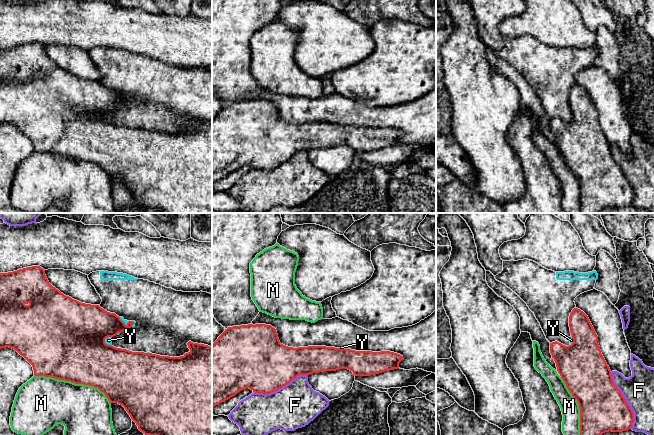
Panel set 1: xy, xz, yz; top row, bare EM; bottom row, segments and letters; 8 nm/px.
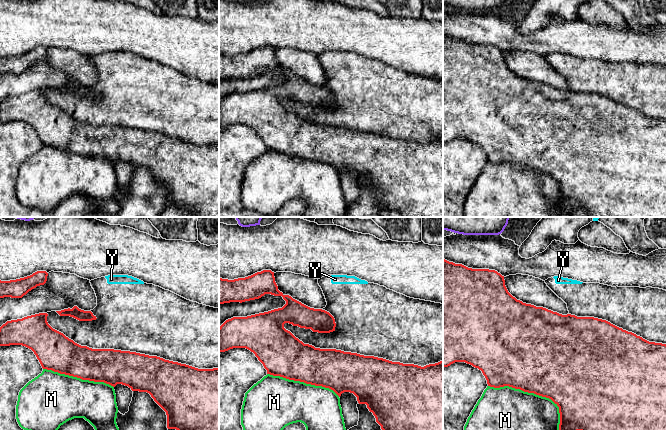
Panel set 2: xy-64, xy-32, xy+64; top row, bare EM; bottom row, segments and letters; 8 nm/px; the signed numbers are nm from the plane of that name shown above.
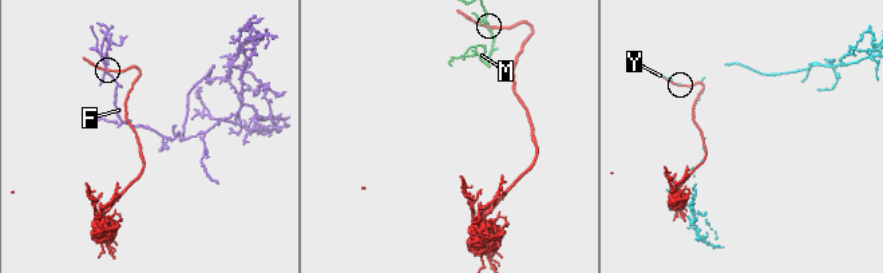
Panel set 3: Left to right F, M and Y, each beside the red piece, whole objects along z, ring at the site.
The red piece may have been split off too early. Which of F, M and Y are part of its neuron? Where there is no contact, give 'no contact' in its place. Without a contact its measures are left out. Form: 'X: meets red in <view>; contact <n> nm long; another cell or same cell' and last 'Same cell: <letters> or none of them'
F: meets red in yz; contact 480 nm long; another cell
M: meets red in xy; contact 650 nm long; another cell
Y: meets red in xy; contact 80 nm long; another cell
Same cell: none of them

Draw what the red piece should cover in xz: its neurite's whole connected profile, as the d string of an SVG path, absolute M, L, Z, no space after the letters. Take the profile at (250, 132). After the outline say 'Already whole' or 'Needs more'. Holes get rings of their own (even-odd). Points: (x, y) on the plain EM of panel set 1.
M248 100L248 101L228 103L212 120L212 183L230 175L240 167L247 164L251 165L255 169L270 170L286 162L299 151L308 152L313 149L336 147L339 145L348 145L352 147L355 152L371 152L385 147L398 145L399 139L401 138L402 135L403 132L390 127L381 127L381 128L355 127L351 125L341 125L335 123L326 123L326 122L308 122L308 123L298 123L298 124L288 123L280 119L276 105L271 101L266 101L266 100L255 100L255 101Z. Already whole

